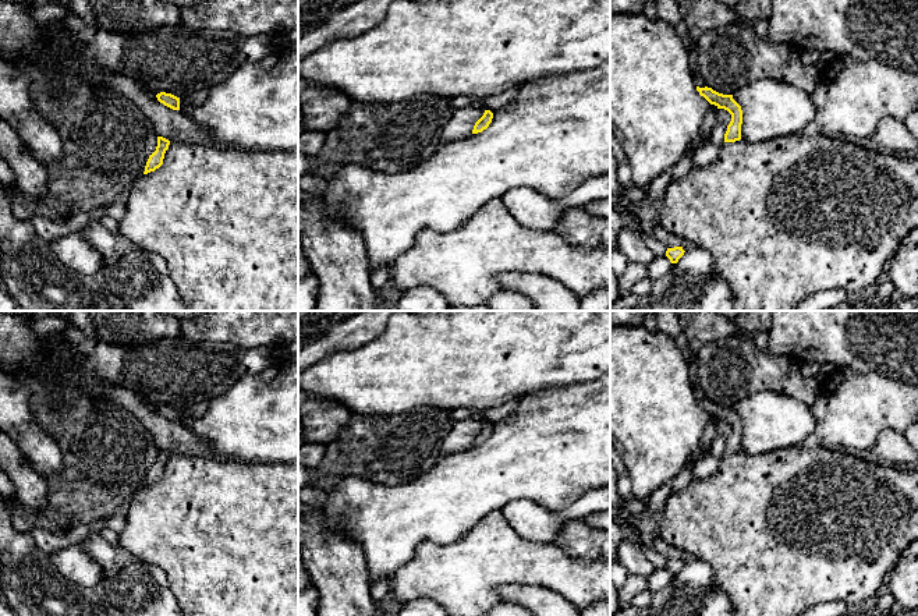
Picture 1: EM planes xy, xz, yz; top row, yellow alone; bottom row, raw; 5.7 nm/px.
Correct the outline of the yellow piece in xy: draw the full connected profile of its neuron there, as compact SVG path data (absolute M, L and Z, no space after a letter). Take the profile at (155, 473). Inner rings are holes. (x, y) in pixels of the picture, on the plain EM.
M157 449L156 463L149 468L143 486L155 484L163 477L164 465L169 461L169 457L170 457L169 452Z

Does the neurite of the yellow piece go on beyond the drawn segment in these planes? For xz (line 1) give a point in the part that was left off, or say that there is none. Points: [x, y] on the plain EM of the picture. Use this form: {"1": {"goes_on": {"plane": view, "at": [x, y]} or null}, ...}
{"1": {"goes_on": null}}

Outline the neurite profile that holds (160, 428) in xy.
M103 385L99 396L130 410L152 433L157 449L171 454L206 457L209 445L194 435L182 422L173 422L160 415L155 406L148 403L138 393L116 385Z

